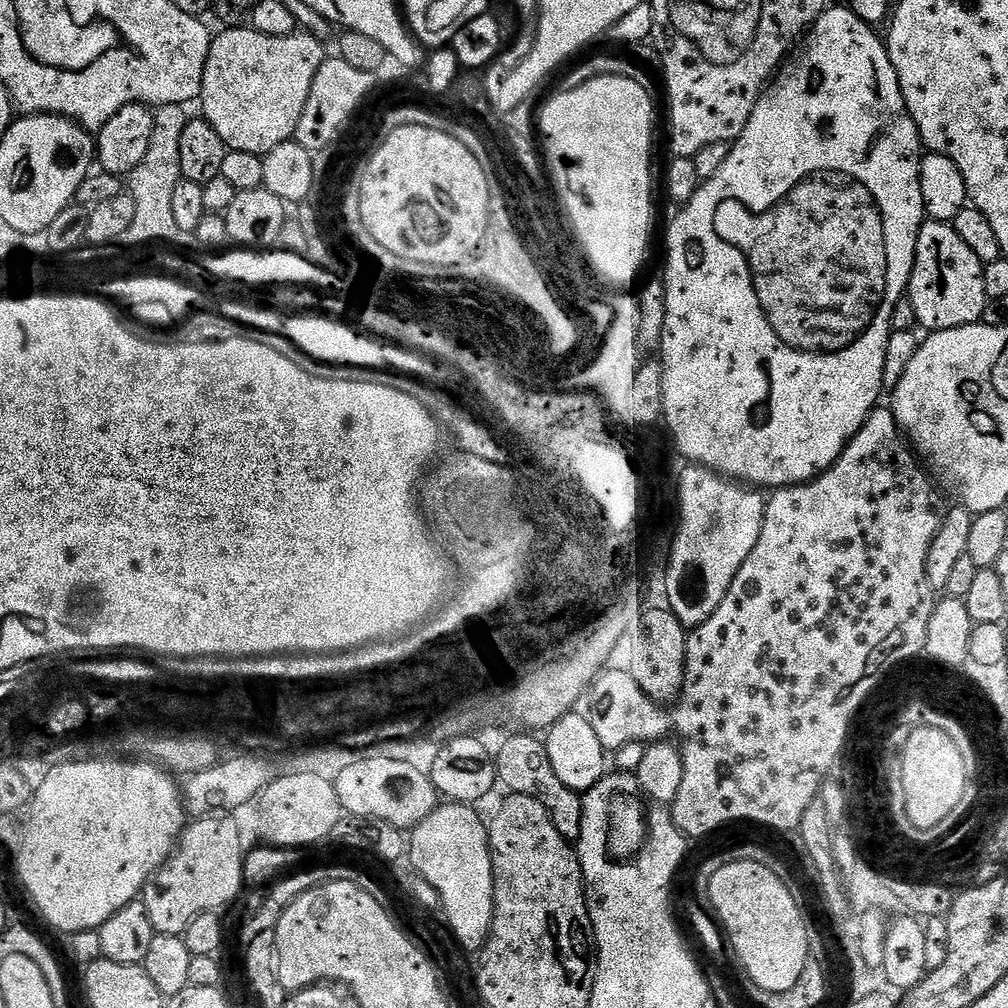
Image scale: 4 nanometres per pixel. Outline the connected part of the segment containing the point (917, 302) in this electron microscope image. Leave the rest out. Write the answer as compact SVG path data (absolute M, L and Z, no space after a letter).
M928 220L920 228L907 299L911 300L916 323L929 333L954 330L983 321L989 299L984 281L984 263L958 238L955 227L942 220Z

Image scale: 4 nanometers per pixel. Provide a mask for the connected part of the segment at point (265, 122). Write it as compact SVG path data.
M250 26L228 28L213 39L206 58L198 97L198 104L204 107L203 119L218 130L230 152L264 156L295 137L298 118L302 118L310 86L314 86L314 74L325 59L319 38L304 30L274 38L258 34Z

